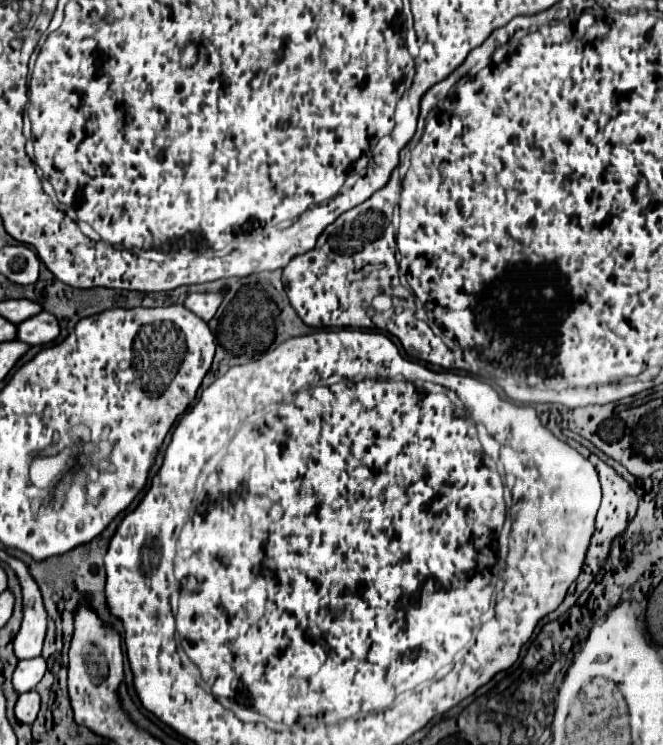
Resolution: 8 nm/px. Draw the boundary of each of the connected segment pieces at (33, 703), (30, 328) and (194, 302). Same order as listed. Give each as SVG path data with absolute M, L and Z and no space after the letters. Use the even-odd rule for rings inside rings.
M27 691L23 695L19 695L19 701L15 705L15 715L21 723L31 725L39 713L39 705L41 705L41 697L37 691Z
M47 311L35 315L33 319L27 319L27 321L19 323L17 327L19 327L17 339L23 341L23 343L29 343L29 345L45 345L45 343L51 343L61 333L61 327L59 327L55 315L51 315Z
M217 291L217 293L191 293L185 299L185 307L189 311L193 311L199 319L203 321L211 321L215 311L219 309L219 303L223 301L225 291Z

